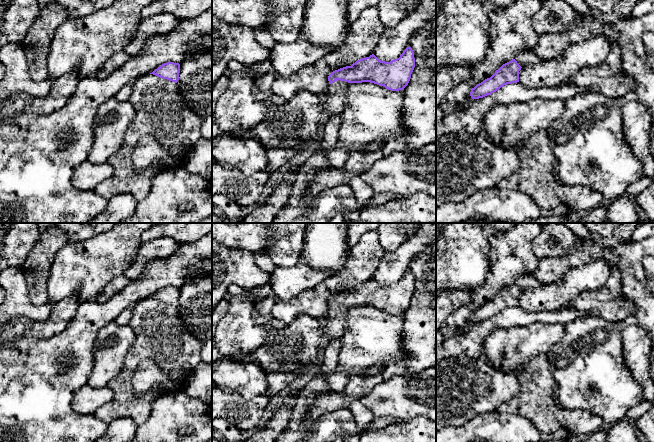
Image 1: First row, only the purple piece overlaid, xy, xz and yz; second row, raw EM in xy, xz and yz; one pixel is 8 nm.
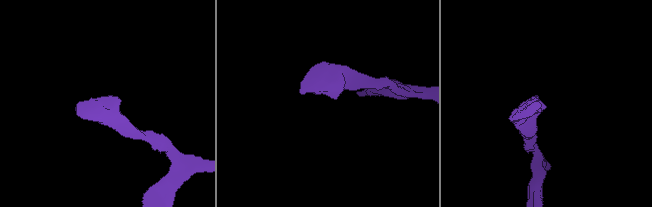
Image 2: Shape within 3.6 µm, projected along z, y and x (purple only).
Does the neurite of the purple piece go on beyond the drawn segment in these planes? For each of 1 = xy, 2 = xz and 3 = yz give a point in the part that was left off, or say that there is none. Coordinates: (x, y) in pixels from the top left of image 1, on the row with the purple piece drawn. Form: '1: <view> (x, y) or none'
1: none
2: xz (248, 191)
3: yz (524, 58)

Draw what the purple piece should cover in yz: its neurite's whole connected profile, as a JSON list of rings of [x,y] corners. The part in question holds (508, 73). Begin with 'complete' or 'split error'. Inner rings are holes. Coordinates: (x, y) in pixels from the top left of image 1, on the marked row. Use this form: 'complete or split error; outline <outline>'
split error; outline [[[532,51],[518,53],[514,59],[503,64],[495,73],[471,89],[470,96],[474,99],[483,98],[499,90],[507,84],[519,82],[519,71],[526,65],[538,64],[542,60]]]

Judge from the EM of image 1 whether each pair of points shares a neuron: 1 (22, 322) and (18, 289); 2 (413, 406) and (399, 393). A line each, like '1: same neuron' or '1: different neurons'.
1: different neurons
2: same neuron

